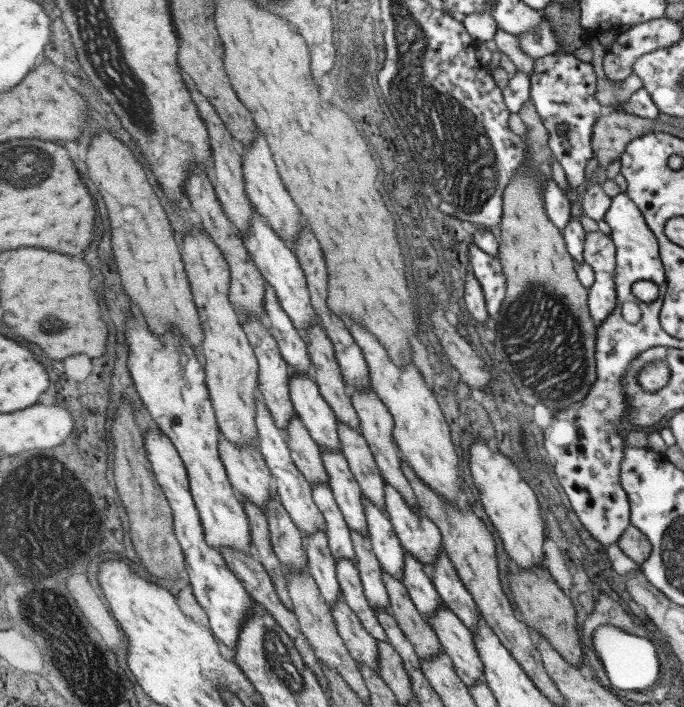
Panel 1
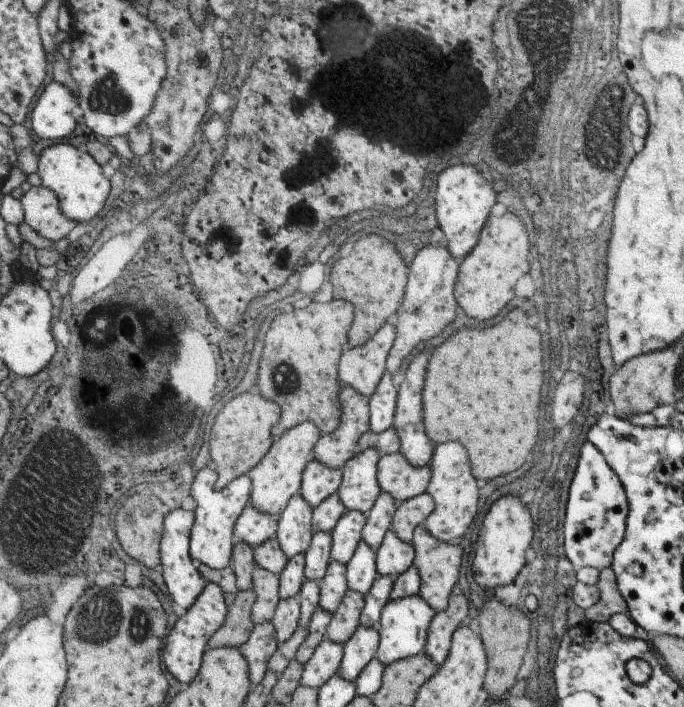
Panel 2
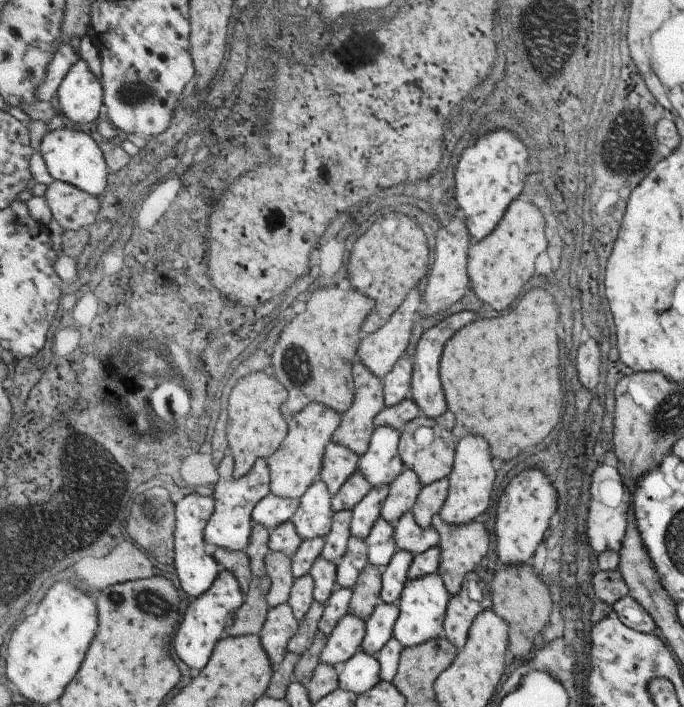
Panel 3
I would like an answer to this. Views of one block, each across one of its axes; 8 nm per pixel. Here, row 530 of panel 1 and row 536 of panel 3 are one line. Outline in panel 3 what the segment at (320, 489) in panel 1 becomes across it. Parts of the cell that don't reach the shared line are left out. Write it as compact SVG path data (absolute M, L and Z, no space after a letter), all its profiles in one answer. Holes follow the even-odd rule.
M343 510L343 512L337 512L335 518L333 518L333 530L331 534L327 536L327 546L325 546L325 552L323 552L323 558L339 564L347 550L349 550L349 542L353 538L353 532L351 532L351 524L353 524L353 510Z

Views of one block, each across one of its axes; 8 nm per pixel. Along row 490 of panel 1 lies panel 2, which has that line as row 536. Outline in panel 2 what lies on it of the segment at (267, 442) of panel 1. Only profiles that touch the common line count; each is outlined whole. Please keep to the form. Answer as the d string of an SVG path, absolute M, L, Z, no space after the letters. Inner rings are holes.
M301 492L295 498L291 498L287 510L281 514L277 540L285 550L285 554L289 556L289 560L309 552L315 538L313 518L315 518L315 508L305 500Z

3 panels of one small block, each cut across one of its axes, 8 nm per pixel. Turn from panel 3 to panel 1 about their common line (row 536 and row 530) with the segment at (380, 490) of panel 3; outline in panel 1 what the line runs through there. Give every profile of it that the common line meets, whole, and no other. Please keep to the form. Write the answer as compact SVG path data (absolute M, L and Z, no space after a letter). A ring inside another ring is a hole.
M323 450L323 462L327 466L327 474L331 476L329 486L333 488L335 500L343 510L351 530L369 536L369 522L363 506L363 488L353 476L345 454L337 450Z

